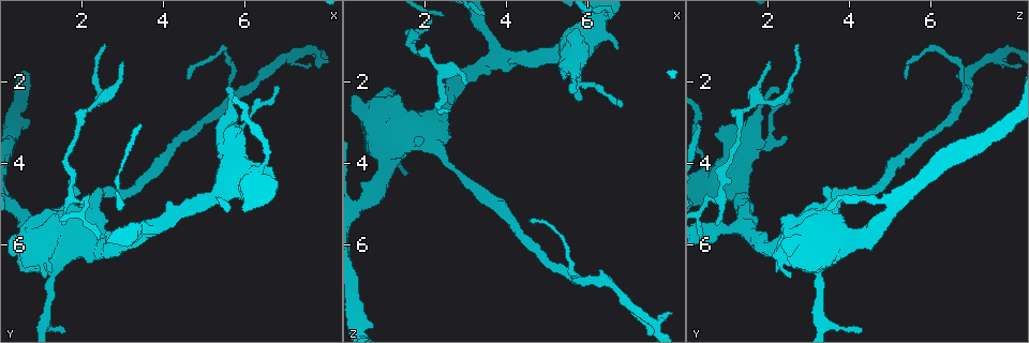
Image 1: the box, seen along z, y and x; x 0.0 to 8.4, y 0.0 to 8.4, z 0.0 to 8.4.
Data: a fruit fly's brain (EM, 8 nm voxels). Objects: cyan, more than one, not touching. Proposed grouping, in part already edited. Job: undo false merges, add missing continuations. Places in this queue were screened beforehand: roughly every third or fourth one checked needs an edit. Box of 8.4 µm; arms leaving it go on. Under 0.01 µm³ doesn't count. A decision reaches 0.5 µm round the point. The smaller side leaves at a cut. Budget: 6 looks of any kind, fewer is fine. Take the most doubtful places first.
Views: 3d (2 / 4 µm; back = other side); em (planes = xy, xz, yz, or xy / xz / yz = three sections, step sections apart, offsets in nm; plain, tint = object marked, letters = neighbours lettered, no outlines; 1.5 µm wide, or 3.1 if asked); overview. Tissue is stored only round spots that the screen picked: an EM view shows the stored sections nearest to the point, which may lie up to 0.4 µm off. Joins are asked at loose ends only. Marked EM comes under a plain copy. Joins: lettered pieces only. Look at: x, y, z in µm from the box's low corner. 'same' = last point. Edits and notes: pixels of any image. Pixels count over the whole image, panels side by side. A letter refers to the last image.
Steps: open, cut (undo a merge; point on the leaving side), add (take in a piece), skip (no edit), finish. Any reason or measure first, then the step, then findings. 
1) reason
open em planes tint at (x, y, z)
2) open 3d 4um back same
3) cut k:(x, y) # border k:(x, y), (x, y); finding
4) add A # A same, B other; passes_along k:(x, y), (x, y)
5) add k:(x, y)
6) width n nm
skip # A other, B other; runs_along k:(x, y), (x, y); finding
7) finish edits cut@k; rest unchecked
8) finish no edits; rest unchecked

stops while still wide
open em xy step 8 letters at (1.10, 6.80, 2.55)

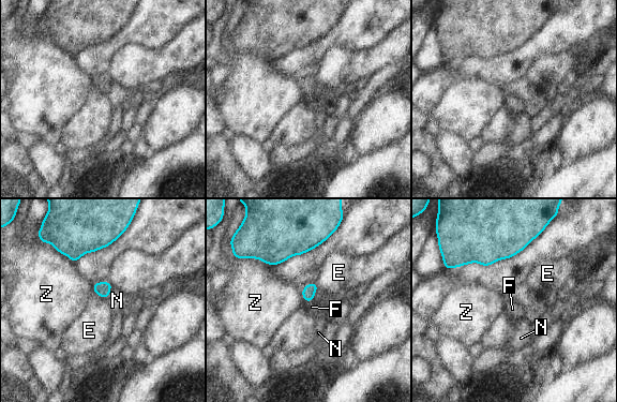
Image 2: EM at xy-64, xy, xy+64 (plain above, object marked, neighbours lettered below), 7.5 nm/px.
skip # E other, F other, N other, Z other; border 2:(93, 291), (105, 299); none of them fits

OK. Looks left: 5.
an open end
open 3d 2um at (6.90, 2.10, 2.65)

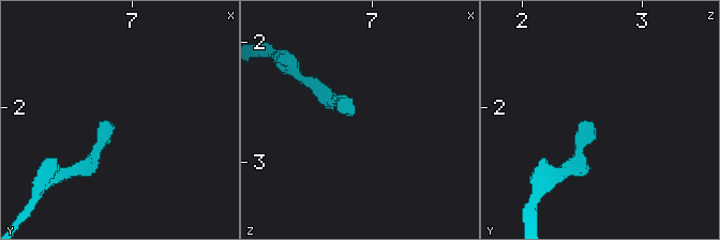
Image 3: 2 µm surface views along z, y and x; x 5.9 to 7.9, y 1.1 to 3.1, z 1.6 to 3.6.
open em xz step 8 tint at (6.82, 2.14, 2.60)

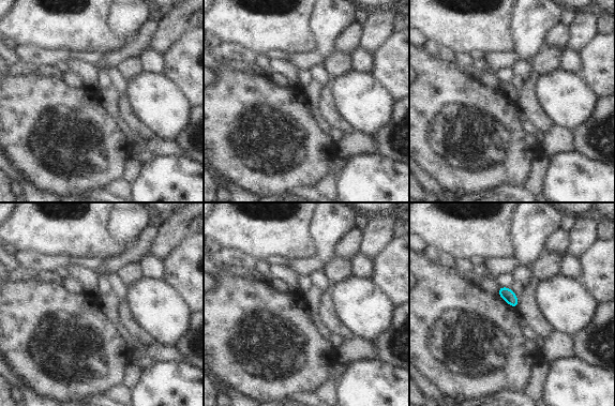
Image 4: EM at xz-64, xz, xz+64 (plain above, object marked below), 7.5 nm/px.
cut it another way
open em planes letters same

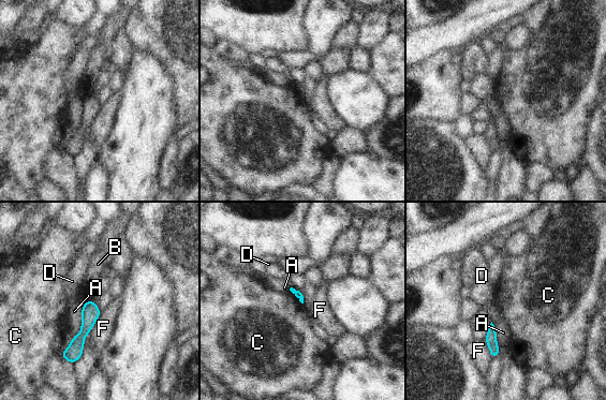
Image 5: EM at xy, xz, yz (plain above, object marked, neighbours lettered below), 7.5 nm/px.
longest_contact A 280 nm
skip # A other, B other, C other, D other, F other; border 5:(290, 290), (301, 304); none of them fits

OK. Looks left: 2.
finish no edits; rest unchecked

